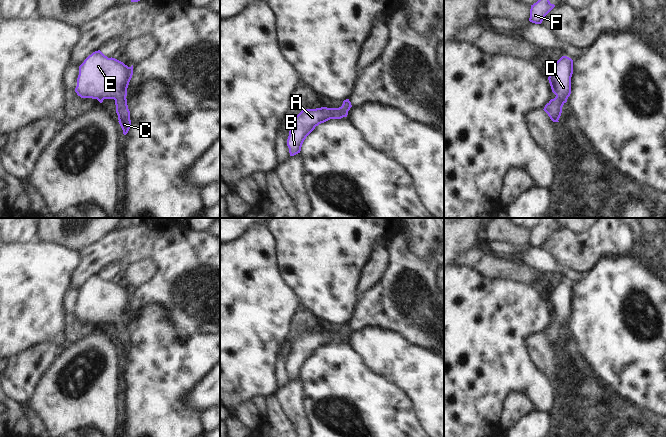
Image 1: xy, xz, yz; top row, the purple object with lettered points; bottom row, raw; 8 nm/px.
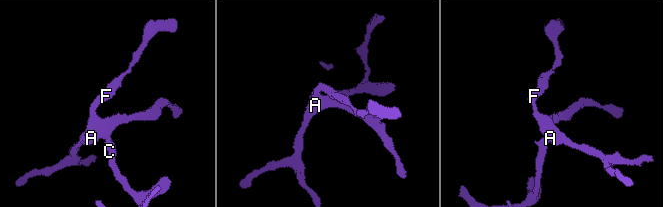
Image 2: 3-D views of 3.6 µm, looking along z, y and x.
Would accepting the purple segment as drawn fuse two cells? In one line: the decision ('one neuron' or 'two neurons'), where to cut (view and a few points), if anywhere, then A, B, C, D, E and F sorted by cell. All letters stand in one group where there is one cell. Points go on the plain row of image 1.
one neuron; no cut; A B C D E F

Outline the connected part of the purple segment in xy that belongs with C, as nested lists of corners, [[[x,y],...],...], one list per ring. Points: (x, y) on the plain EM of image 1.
[[[100,274],[89,279],[79,290],[79,299],[77,302],[77,310],[75,316],[81,322],[97,323],[100,327],[104,323],[114,323],[116,329],[116,337],[118,346],[126,359],[131,350],[130,335],[127,329],[127,312],[133,299],[133,289],[128,291],[123,286],[108,282]]]

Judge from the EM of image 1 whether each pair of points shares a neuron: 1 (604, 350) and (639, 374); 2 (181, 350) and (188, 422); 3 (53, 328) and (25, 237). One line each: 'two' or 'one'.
1: one
2: one
3: two

